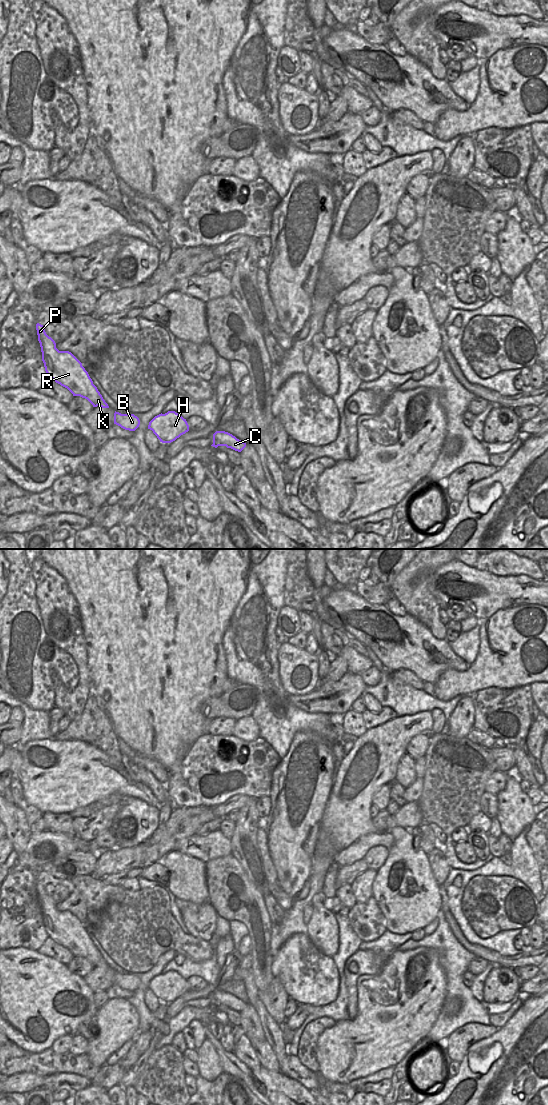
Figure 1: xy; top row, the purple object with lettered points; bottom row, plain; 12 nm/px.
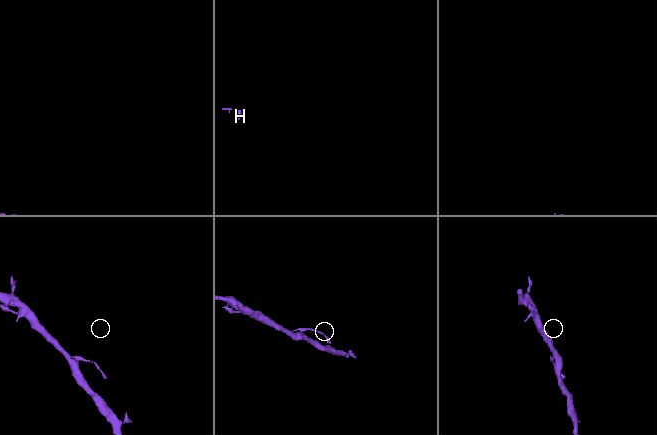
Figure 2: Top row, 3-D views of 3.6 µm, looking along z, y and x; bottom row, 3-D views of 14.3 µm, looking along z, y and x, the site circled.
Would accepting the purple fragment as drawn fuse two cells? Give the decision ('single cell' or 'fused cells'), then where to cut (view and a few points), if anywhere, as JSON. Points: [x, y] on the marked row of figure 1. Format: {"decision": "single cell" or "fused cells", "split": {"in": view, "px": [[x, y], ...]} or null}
{"decision": "single cell", "split": null}

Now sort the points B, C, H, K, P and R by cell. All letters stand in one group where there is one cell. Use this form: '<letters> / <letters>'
B C H K P R

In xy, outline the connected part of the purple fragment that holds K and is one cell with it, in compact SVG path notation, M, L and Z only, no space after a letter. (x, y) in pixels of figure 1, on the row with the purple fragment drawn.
M37 323L36 330L49 378L67 388L73 396L87 399L93 407L109 408L82 363L71 352L59 351L55 341L46 334L45 326Z

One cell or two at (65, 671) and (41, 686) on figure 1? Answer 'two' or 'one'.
one

